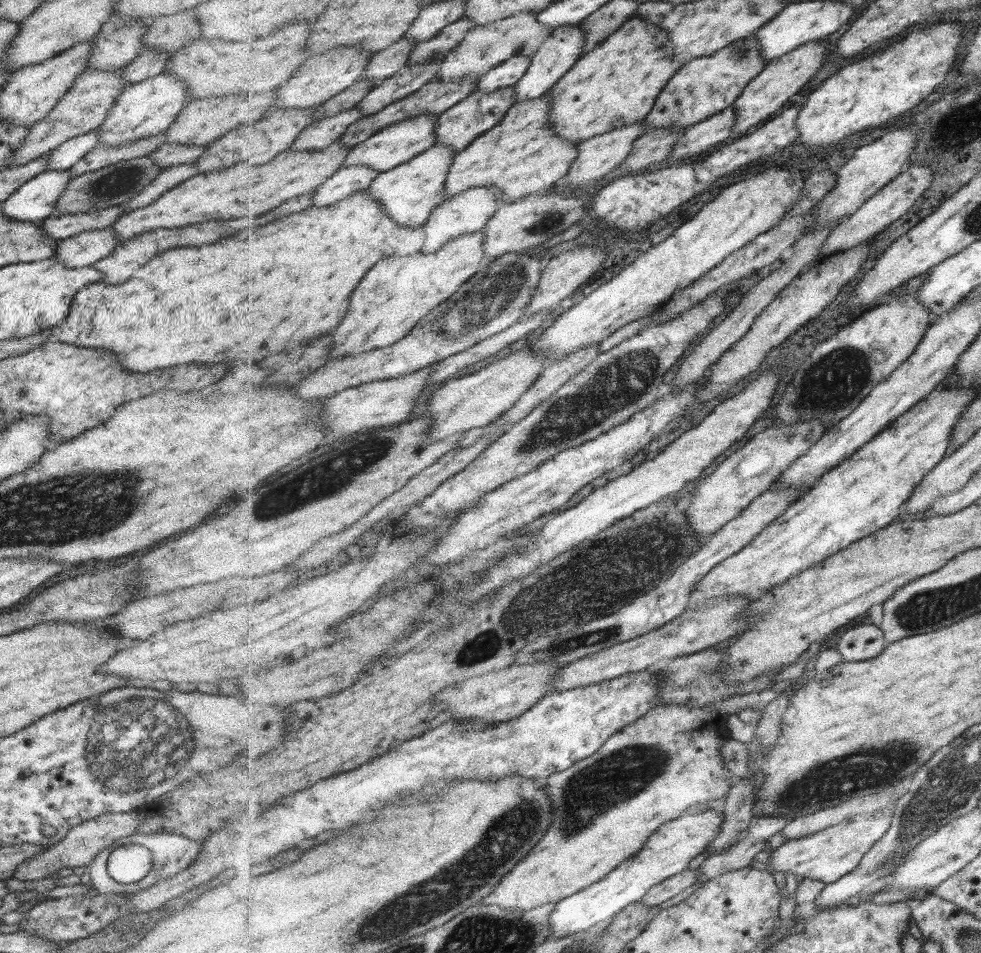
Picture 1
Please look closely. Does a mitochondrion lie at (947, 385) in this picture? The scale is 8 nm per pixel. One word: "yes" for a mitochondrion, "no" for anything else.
no

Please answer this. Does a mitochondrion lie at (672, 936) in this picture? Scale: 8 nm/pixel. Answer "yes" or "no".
yes

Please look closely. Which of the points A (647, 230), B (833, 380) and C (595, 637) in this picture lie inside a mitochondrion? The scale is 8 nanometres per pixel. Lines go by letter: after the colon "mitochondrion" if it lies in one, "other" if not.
A: other
B: mitochondrion
C: mitochondrion

